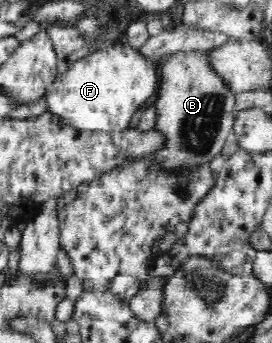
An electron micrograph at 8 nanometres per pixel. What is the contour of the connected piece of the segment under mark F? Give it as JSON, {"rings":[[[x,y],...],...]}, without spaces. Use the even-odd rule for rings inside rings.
{"rings":[[[129,43],[115,44],[110,47],[92,50],[87,56],[76,60],[65,73],[57,75],[45,88],[45,104],[49,113],[59,117],[59,125],[73,127],[80,131],[106,132],[122,131],[128,128],[133,114],[157,92],[159,76],[156,62],[145,59],[139,50],[129,47]]]}

